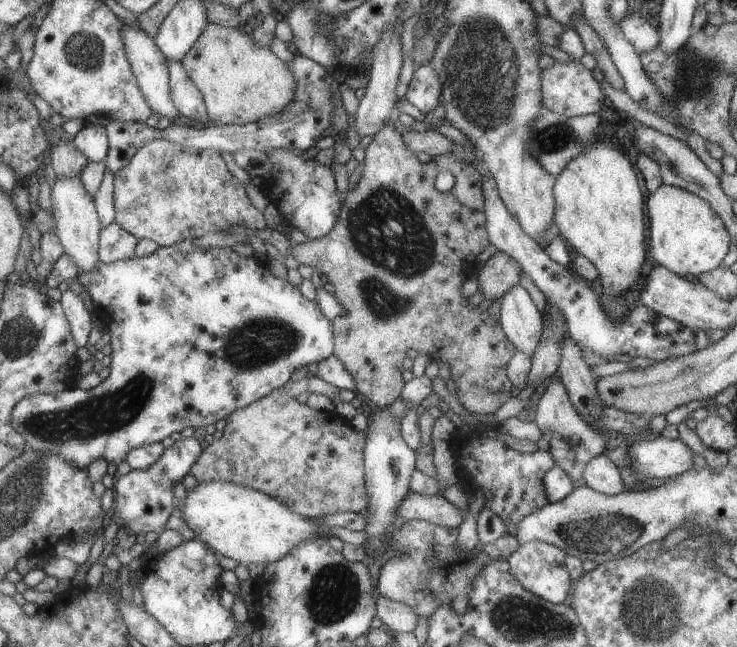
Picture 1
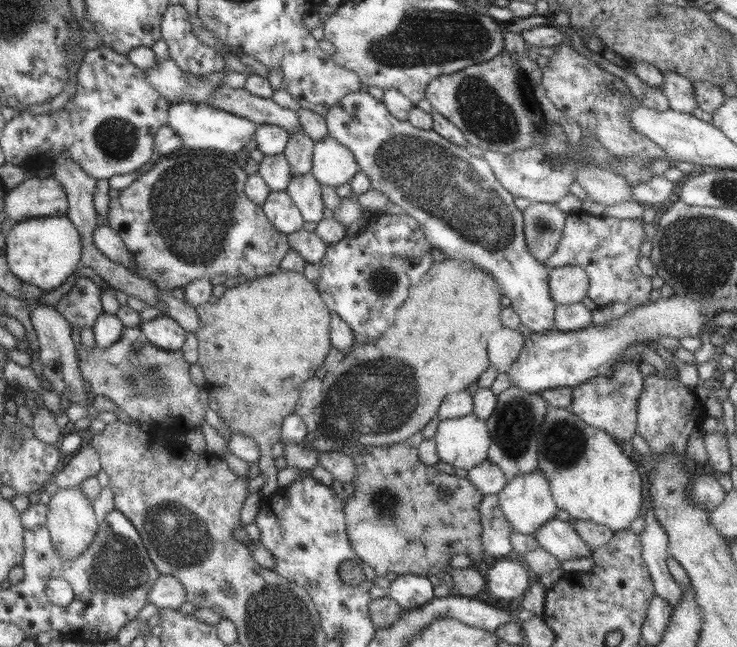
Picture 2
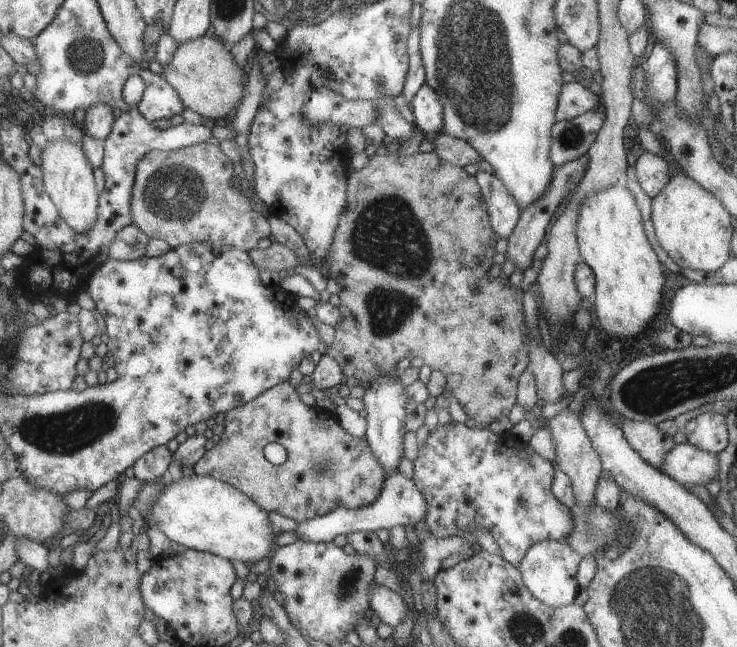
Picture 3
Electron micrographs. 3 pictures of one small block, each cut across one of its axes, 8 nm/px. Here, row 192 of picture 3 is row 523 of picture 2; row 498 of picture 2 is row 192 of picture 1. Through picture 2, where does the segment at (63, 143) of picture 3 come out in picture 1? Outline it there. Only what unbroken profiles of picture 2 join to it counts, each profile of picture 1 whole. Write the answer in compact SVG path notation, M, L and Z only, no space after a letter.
M77 175L65 178L56 177L53 186L50 187L50 204L56 224L54 233L64 253L70 256L73 264L76 265L77 274L92 271L98 261L97 247L101 227L93 197L85 190Z

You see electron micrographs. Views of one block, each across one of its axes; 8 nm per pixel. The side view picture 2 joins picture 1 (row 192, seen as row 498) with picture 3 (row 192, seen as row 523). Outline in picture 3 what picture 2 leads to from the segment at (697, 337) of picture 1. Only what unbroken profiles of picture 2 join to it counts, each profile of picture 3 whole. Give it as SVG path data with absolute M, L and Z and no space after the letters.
M477 170L474 177L487 206L491 230L499 236L499 239L507 238L518 221L519 206L515 204L511 194L505 190L505 186L495 175Z

